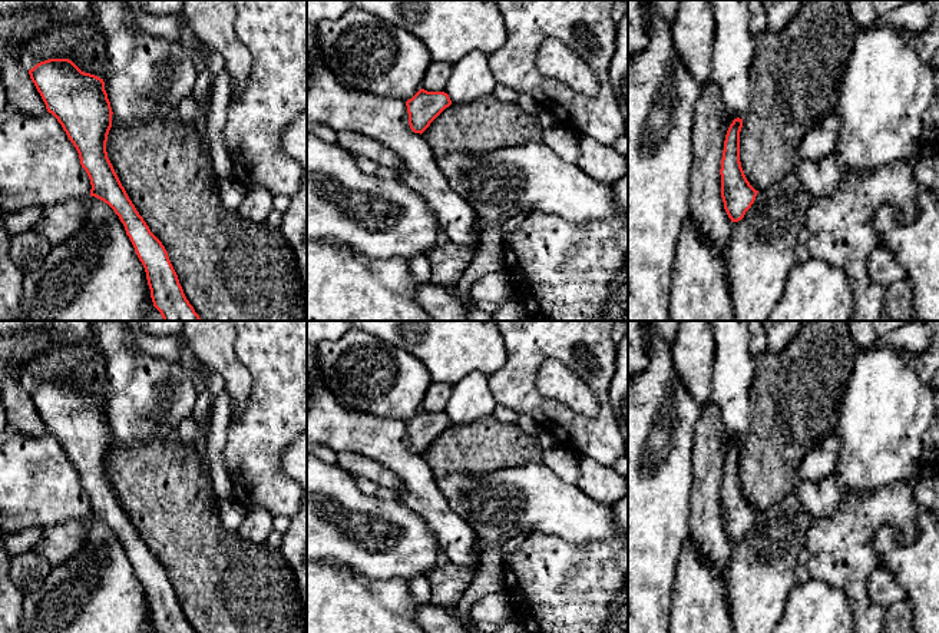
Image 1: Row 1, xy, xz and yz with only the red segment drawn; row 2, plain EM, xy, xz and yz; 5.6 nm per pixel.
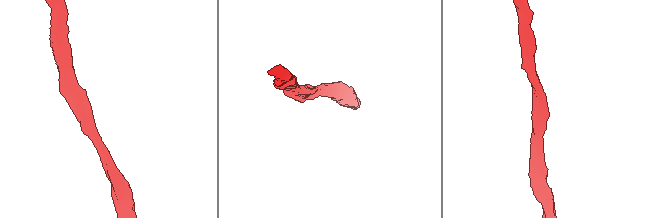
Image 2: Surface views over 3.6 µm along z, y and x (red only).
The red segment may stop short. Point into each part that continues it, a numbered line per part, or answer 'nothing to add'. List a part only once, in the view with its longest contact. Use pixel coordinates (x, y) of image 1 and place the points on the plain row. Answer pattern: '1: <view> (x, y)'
nothing to add

